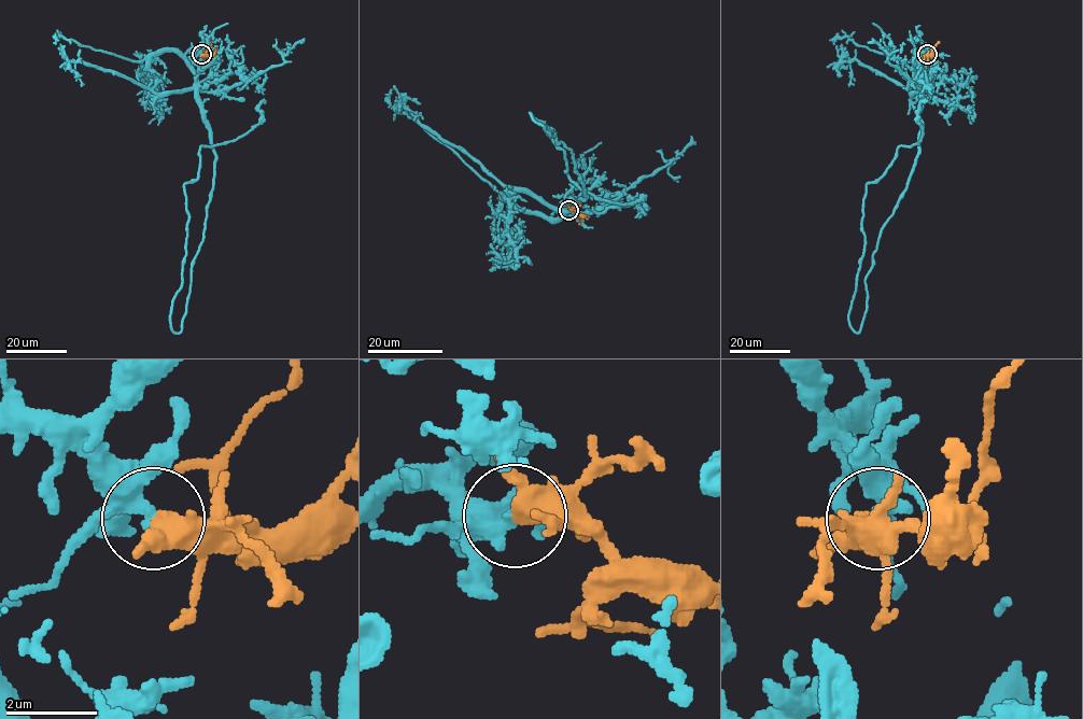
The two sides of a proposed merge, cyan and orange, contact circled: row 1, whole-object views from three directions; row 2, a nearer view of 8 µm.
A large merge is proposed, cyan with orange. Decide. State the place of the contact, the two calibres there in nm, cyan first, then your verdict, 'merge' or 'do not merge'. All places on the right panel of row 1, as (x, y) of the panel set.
(927, 54) | 300/440 nm | merge

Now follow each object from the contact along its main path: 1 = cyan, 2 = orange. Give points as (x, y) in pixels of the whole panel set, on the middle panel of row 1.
1: (568, 209), (549, 217), (585, 197), (571, 151), (530, 113), (582, 189), (643, 198), (647, 210)
2: (568, 209), (576, 212), (574, 217), (579, 220), (578, 224)

